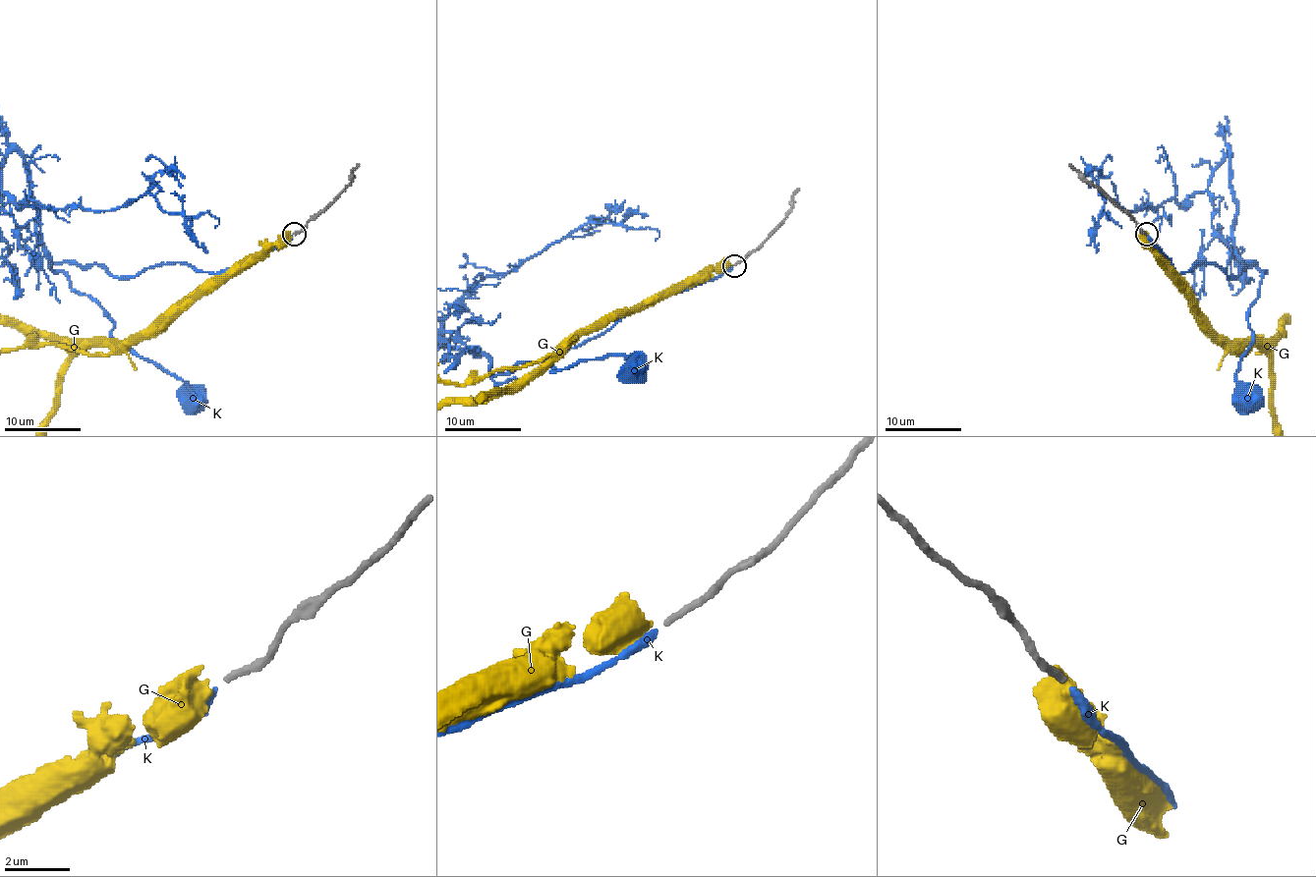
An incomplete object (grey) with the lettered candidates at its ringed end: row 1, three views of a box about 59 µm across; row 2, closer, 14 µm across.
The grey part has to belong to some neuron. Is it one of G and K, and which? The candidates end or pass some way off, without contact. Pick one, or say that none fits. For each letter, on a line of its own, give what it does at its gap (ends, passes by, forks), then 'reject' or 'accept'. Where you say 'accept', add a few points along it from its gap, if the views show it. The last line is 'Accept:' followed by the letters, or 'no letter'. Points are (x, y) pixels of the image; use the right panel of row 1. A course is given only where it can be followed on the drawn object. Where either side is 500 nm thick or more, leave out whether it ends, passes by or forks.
G: reject
K: it ends; accept; course (1148, 235), (1178, 273), (1207, 262), (1234, 277), (1241, 264), (1253, 262), (1265, 271), (1236, 377), (1251, 396)
Accept: K

